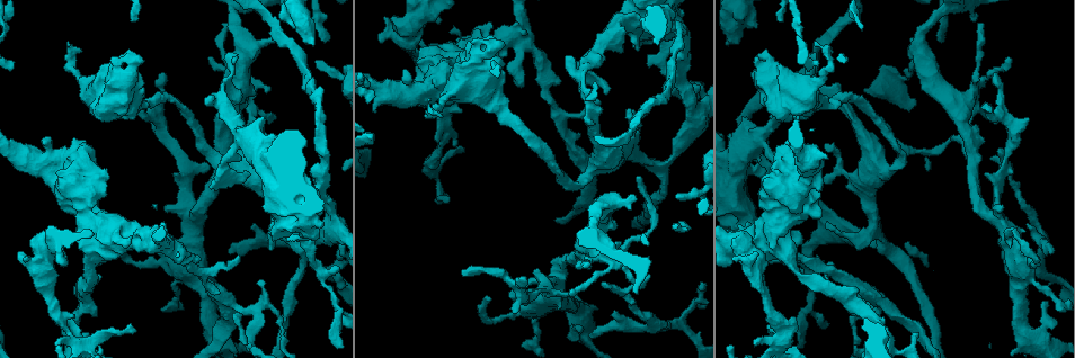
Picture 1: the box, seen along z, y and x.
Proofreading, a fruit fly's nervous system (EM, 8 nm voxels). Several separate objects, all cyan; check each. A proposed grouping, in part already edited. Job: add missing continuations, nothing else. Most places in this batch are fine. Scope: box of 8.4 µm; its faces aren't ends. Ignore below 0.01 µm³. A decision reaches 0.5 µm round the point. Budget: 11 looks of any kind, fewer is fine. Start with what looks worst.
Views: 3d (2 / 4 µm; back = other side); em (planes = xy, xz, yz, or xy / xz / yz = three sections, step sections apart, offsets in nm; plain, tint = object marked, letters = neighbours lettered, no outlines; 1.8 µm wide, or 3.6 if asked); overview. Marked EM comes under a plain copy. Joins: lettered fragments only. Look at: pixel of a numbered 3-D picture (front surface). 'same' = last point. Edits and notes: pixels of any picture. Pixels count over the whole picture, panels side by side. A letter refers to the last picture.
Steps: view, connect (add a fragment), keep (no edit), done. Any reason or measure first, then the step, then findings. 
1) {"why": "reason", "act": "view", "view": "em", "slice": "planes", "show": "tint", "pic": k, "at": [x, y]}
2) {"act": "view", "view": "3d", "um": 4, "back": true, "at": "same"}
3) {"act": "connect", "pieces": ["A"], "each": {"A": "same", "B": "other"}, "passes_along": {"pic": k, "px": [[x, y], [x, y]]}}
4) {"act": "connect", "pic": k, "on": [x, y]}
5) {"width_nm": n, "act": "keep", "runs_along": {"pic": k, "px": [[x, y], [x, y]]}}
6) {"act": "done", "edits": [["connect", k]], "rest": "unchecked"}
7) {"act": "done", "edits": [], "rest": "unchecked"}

{"why": "free end", "act": "view", "view": "em", "slice": "xz", "step": 16, "show": "tint", "pic": 1, "at": [1029, 224]}

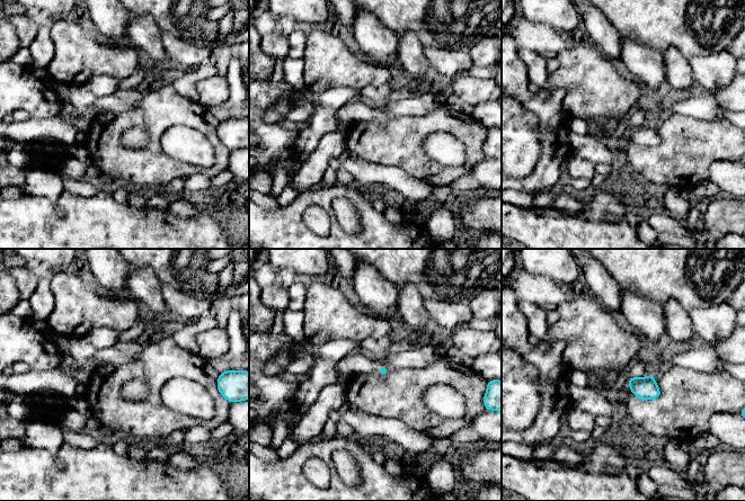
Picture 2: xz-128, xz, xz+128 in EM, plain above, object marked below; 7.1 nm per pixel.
{"why": "another direction", "act": "view", "view": "em", "slice": "planes", "show": "letters", "at": "same"}

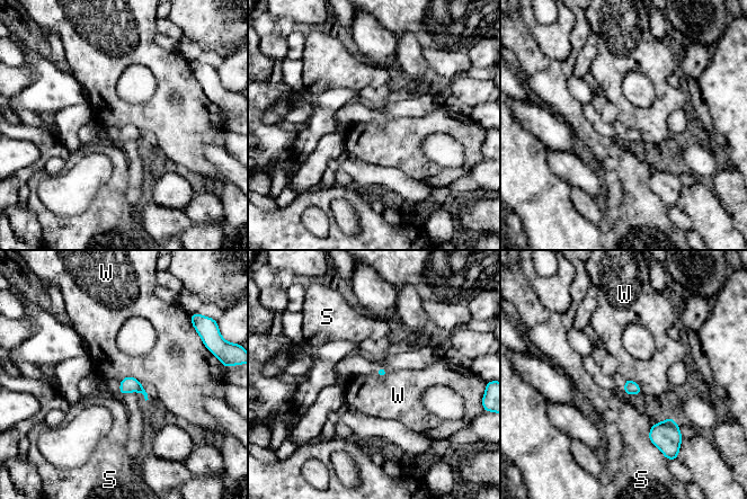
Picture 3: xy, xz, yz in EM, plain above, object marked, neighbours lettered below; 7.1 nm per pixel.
{"act": "keep", "each": {"S": "other", "W": "other"}, "border": {"pic": 3, "px": [[121, 379], [133, 376], [149, 399]]}, "found": "no lettered fragment goes on from it"}

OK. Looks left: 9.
{"why": "thick end", "act": "view", "view": "3d", "um": 4, "pic": 1, "at": [758, 253]}

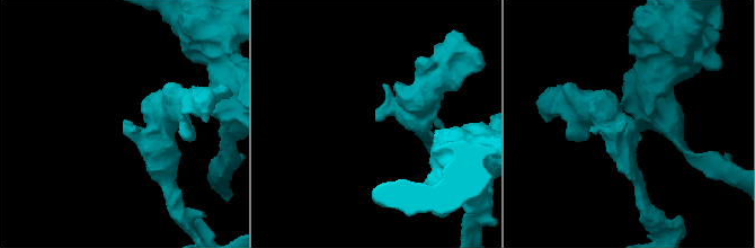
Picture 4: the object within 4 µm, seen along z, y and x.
{"why": "now the EM", "act": "view", "view": "em", "slice": "yz", "step": 16, "show": "tint", "pic": 4, "at": [381, 118]}

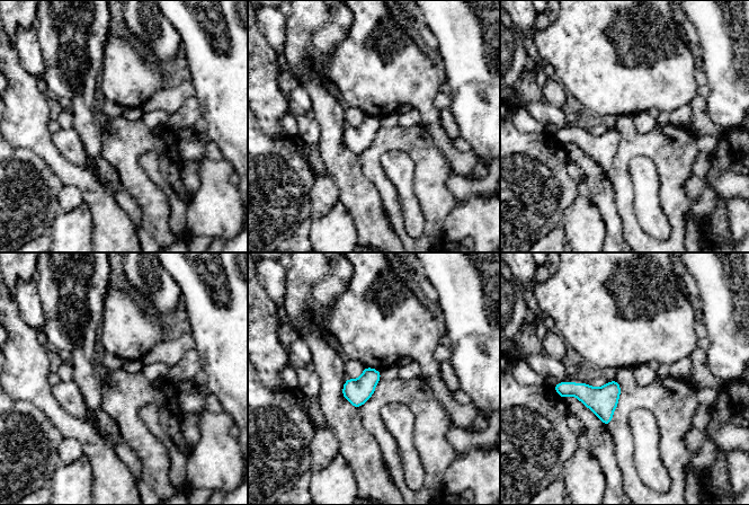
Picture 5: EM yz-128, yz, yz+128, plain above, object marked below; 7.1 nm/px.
{"why": "another direction", "act": "view", "view": "em", "slice": "planes", "show": "letters", "at": "same"}

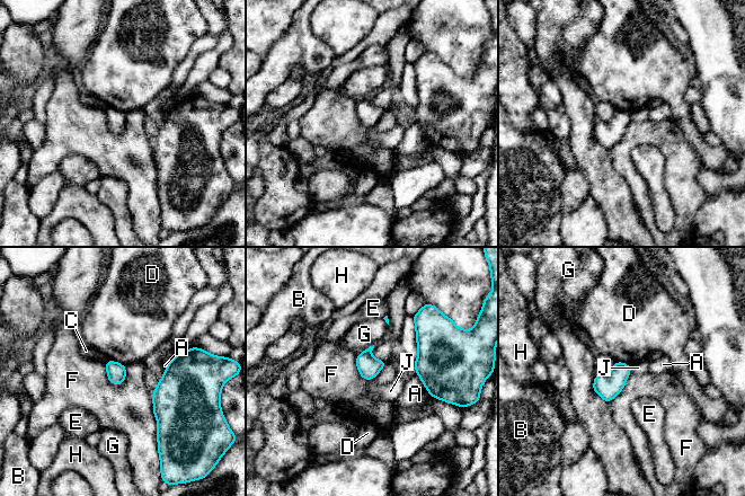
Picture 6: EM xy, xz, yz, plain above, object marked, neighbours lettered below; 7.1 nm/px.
{"act": "keep", "each": {"A": "other", "B": "other", "C": "other", "D": "other", "E": "other", "F": "other", "G": "other", "H": "other", "J": "other"}, "border": {"pic": 6, "px": [[105, 363], [107, 379], [123, 383]]}, "found": "no lettered fragment goes on from it"}

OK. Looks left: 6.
{"why": "an open end", "act": "view", "view": "em", "slice": "yz", "step": 8, "show": "letters", "pic": 1, "at": [988, 110]}

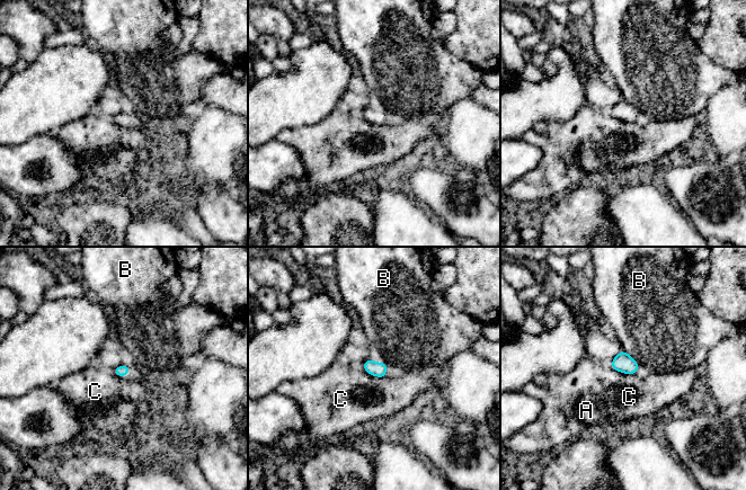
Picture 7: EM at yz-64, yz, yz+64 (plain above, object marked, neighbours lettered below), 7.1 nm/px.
{"act": "view", "view": "em", "slice": "planes", "show": "letters", "at": "same"}

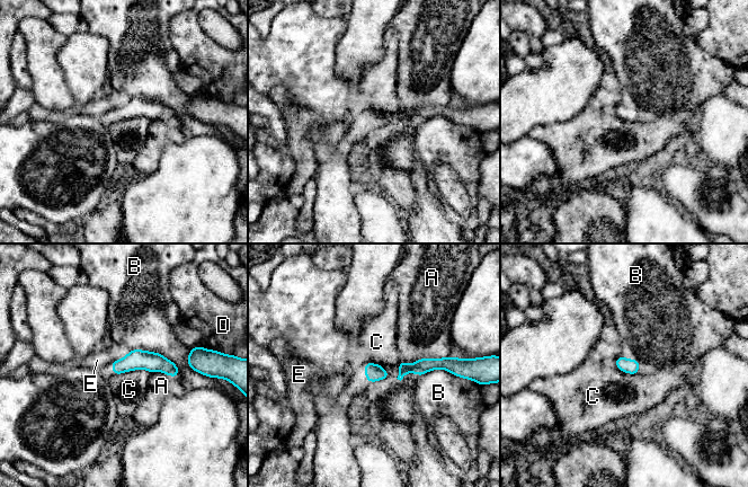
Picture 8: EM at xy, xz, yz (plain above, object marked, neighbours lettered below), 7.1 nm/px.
{"act": "keep", "each": {"A": "other", "B": "other", "C": "other", "D": "other", "E": "other"}, "runs_along": {"pic": 8, "px": [[114, 365], [158, 362], [175, 373]]}, "found": "no lettered fragment goes on from it"}

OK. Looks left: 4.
{"why": "tapers out", "act": "view", "view": "em", "slice": "xz", "step": 16, "show": "letters", "pic": 1, "at": [647, 276]}

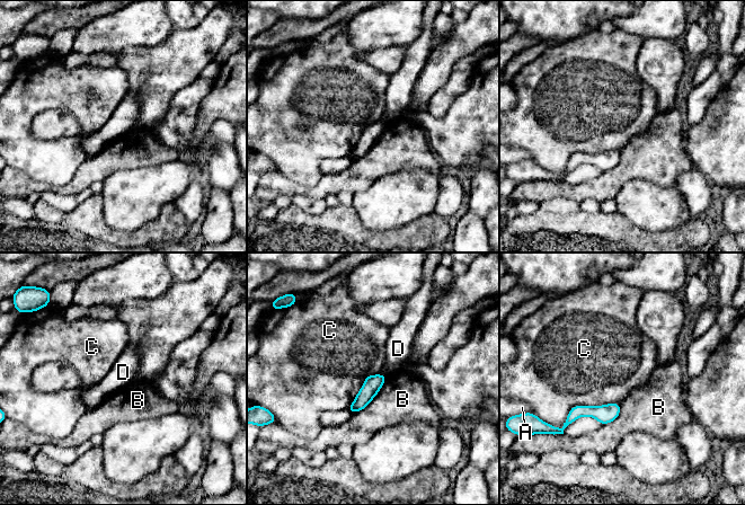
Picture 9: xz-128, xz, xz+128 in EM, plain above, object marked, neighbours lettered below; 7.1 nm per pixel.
{"act": "keep", "each": {"A": "other", "B": "other", "C": "other", "D": "other"}, "found": "no lettered fragment goes on from it"}

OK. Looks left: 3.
{"act": "done", "edits": [], "rest": "unchecked"}

